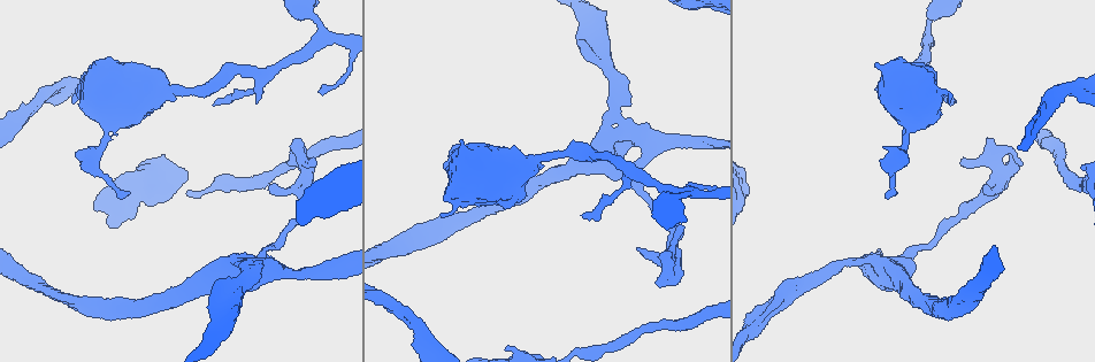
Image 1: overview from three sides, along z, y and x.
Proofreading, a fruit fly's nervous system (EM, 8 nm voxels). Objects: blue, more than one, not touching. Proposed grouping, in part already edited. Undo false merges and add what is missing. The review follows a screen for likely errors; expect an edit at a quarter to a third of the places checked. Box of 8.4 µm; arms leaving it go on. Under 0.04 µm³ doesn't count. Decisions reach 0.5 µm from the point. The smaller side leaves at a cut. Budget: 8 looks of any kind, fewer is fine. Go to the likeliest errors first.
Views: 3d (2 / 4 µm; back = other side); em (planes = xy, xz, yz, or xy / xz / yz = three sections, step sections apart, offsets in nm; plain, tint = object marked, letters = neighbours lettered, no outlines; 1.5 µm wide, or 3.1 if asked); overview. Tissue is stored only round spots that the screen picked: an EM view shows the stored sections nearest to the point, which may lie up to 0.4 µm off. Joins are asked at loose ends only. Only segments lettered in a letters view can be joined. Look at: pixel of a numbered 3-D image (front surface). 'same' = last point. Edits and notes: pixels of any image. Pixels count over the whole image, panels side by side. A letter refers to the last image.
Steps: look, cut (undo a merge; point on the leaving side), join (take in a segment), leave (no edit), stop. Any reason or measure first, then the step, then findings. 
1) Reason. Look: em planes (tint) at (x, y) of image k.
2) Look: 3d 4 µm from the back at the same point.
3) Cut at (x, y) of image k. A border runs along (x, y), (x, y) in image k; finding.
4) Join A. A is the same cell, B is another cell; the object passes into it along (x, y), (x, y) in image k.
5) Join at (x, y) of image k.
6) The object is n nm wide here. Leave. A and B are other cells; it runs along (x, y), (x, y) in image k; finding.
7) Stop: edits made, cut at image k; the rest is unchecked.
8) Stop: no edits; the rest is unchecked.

Two arms in line, one across. Look: em planes (plain) at (1066, 88) of image 1.

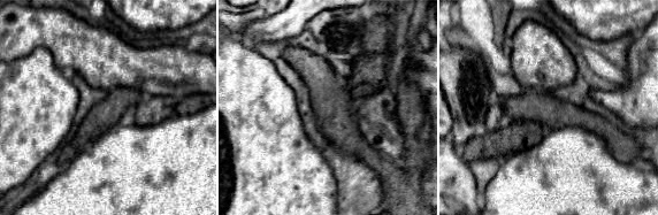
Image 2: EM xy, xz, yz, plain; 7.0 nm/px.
Look: em planes (tint) at the same point.

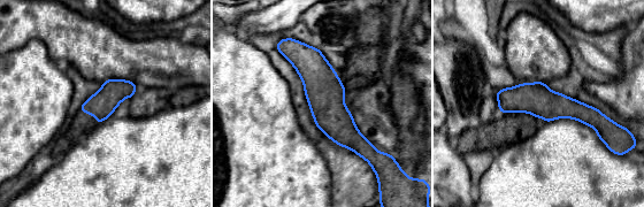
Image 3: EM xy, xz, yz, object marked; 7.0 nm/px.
Look: em planes (letters) at the same point.

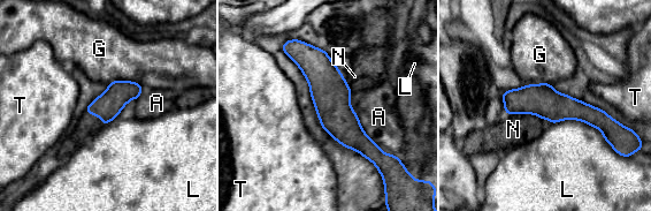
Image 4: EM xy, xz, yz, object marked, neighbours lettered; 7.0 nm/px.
The object is 190 nm wide here; the longest contact is with L, 440 nm. Leave. A, G, L, N and T are other cells; one neuron here.

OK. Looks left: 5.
Branch stops here. Look: em planes (letters) at (296, 139) of image 1.

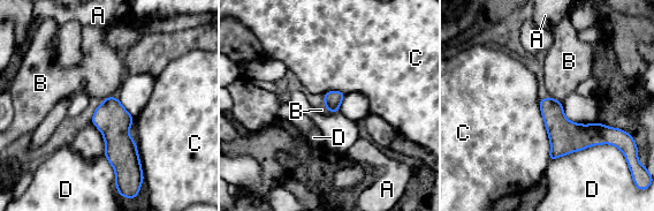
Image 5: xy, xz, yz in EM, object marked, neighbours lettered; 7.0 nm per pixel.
The object is 120 nm wide here. Leave. A, B, C and D are other cells; a border runs along (550, 96), (561, 103) in image 5; no lettered segment goes on from it.

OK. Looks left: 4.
Sudden change in width. Look: em planes (tint) at (265, 255) of image 1.

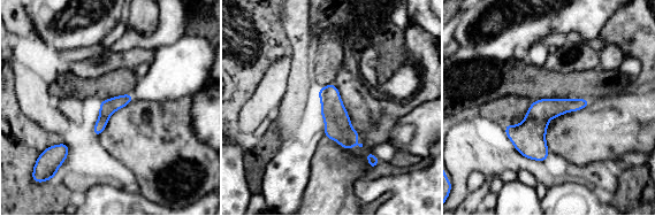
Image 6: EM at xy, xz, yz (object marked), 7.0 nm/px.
Look: em planes (letters) at the same point.

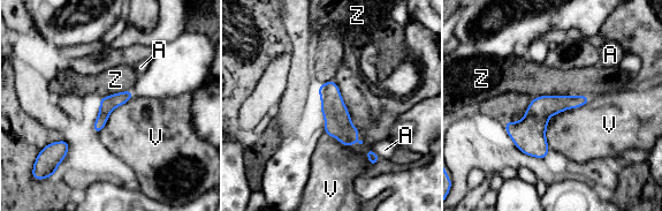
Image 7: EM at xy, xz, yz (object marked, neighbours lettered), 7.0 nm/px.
The object is 140 nm wide here. Leave. A, V and Z are other cells; it runs along (585, 99), (548, 105), (509, 129) in image 7; all the same neuron.

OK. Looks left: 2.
Stop: no edits; the rest is unchecked.

